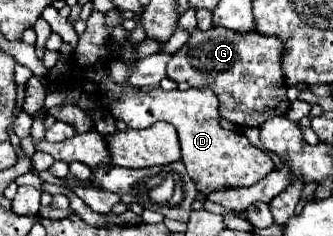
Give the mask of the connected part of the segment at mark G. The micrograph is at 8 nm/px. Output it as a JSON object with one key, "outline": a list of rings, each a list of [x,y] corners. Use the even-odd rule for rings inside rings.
{"outline":[[[214,26],[210,30],[198,30],[188,40],[188,54],[176,52],[168,64],[168,78],[174,82],[188,82],[190,86],[204,86],[212,88],[214,94],[220,100],[222,106],[222,118],[238,124],[238,126],[260,126],[272,116],[284,116],[290,108],[290,102],[286,98],[286,82],[282,74],[282,52],[284,44],[276,36],[262,36],[258,32],[232,32],[228,28]],[[196,60],[202,62],[202,68],[196,66]]]}

